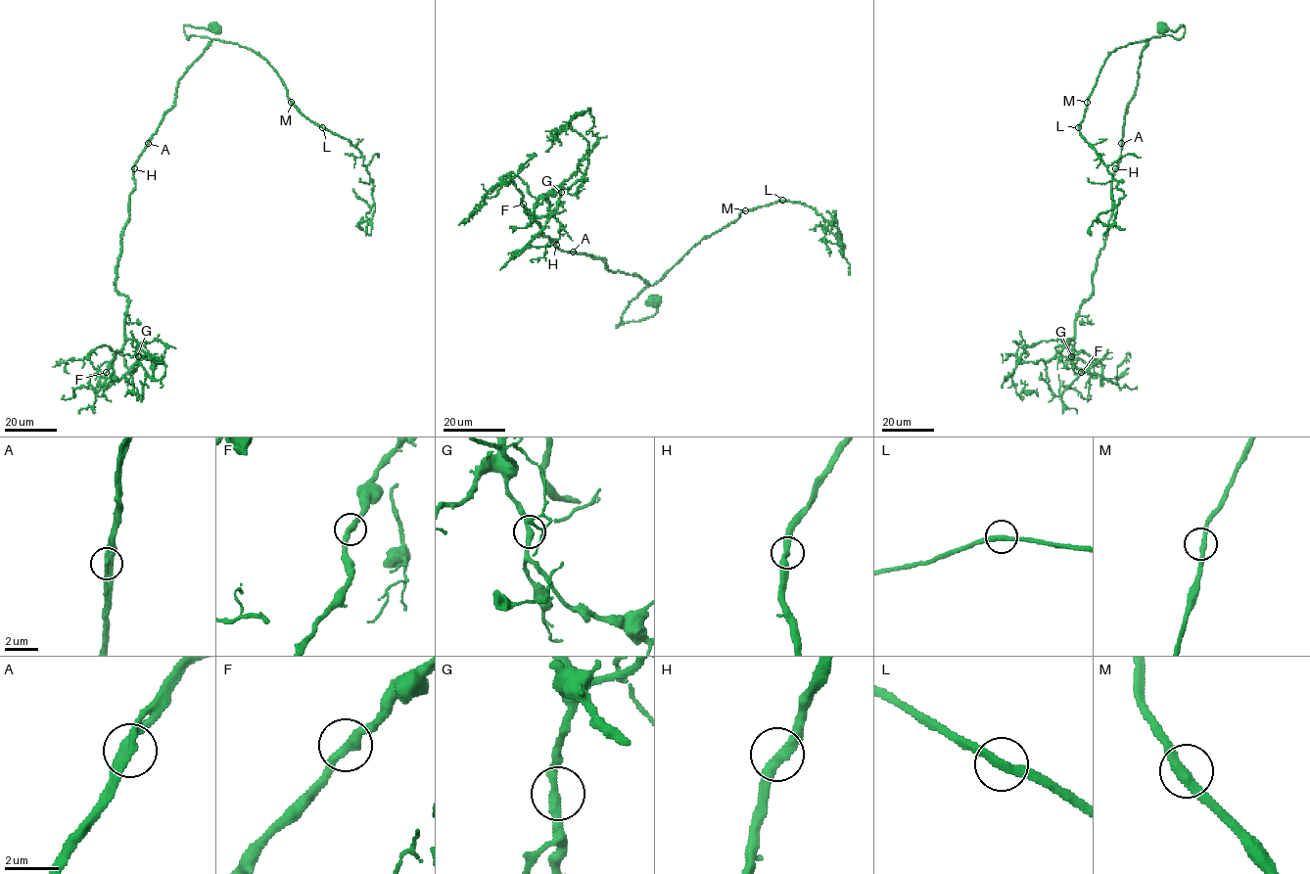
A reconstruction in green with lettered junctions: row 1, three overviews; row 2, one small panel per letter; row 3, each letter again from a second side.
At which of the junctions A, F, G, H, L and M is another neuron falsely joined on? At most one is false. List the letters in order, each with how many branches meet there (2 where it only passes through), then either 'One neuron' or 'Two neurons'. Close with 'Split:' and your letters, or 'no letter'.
A: Branches: 2. One neuron
F: Branches: 2. One neuron
G: Branches: 2. One neuron
H: Branches: 2. One neuron
L: Branches: 2. One neuron
M: Branches: 2. One neuron
Split: no letter

